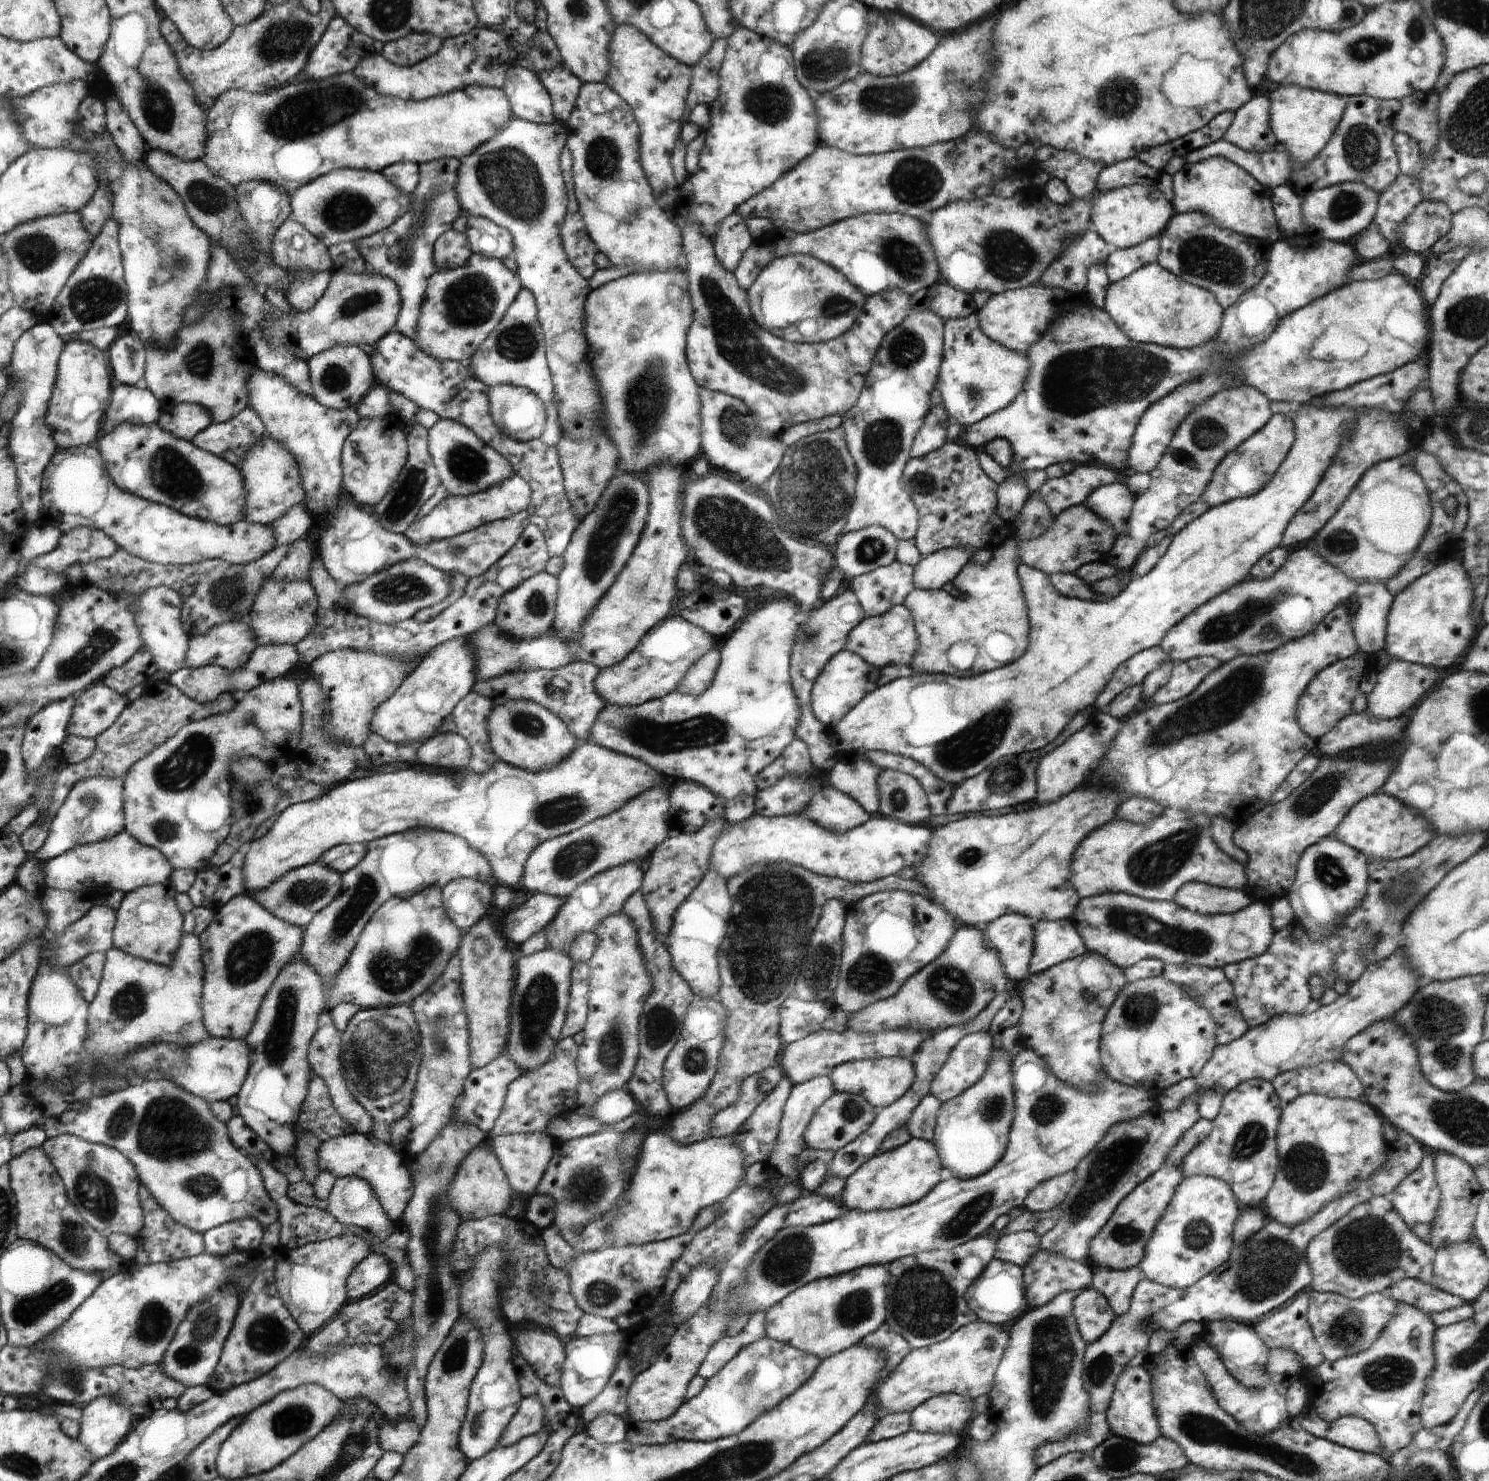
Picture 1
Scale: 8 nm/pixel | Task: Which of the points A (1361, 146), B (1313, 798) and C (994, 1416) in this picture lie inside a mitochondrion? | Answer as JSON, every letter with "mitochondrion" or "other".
{"A":"mitochondrion","B":"mitochondrion","C":"other"}

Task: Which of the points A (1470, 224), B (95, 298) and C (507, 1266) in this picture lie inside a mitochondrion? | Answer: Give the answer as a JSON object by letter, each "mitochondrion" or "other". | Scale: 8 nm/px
{"A":"other","B":"mitochondrion","C":"other"}

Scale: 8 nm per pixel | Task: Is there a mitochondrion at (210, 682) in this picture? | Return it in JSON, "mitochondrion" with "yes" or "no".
{"mitochondrion":"no"}

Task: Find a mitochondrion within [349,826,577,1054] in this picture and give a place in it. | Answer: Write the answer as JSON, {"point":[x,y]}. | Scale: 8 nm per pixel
{"point":[395,971]}

